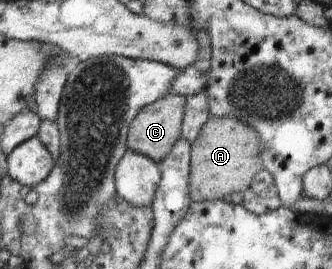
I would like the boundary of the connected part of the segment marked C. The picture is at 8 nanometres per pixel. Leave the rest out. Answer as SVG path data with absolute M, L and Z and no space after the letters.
M170 93L161 100L144 106L132 120L127 135L127 149L148 156L159 164L181 138L181 123L186 100L184 96Z

